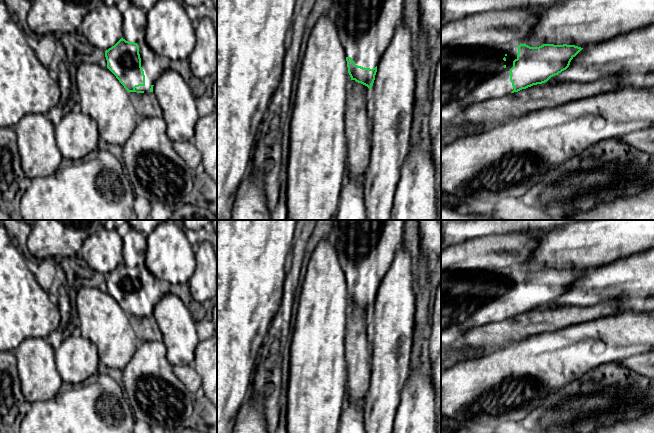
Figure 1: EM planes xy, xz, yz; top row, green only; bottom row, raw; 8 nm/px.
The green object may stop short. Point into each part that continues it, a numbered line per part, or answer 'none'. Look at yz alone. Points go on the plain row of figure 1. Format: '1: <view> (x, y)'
1: yz (471, 300)

